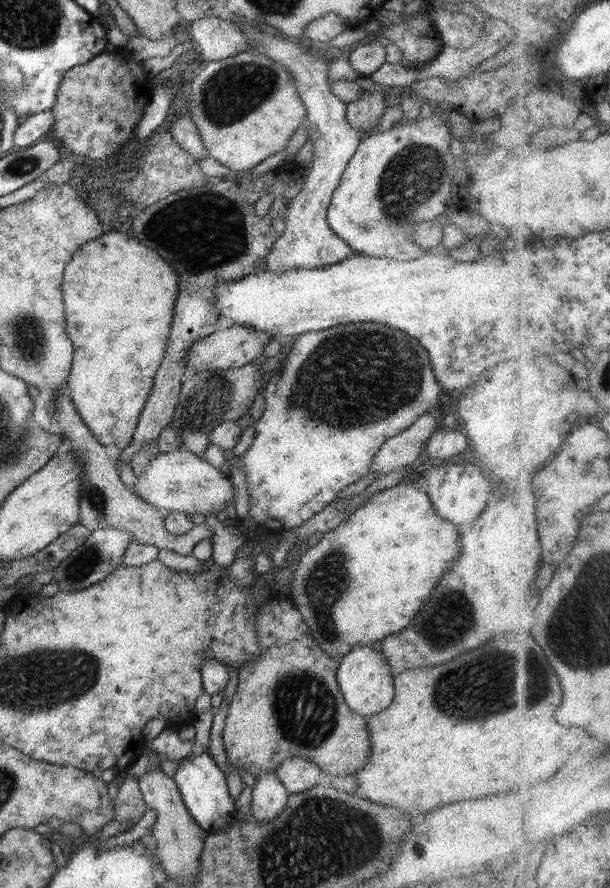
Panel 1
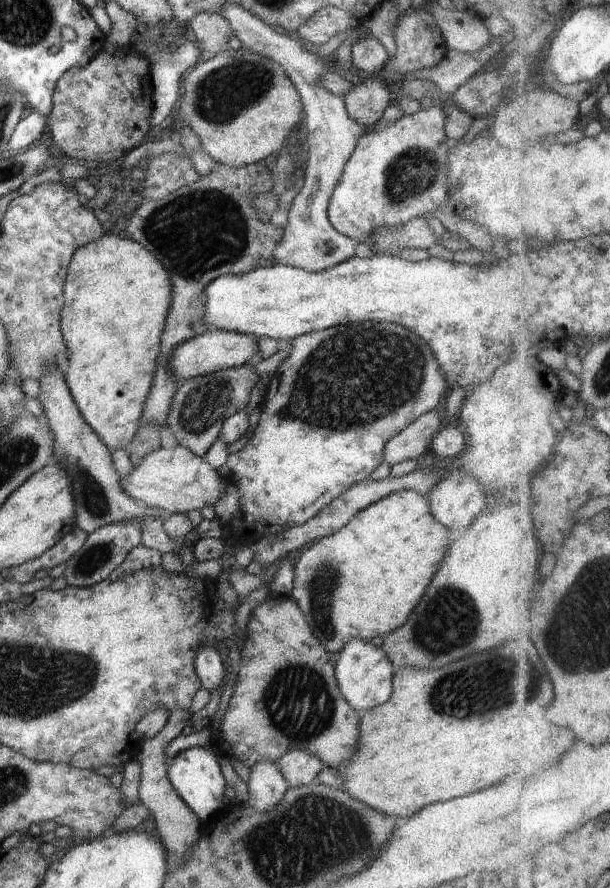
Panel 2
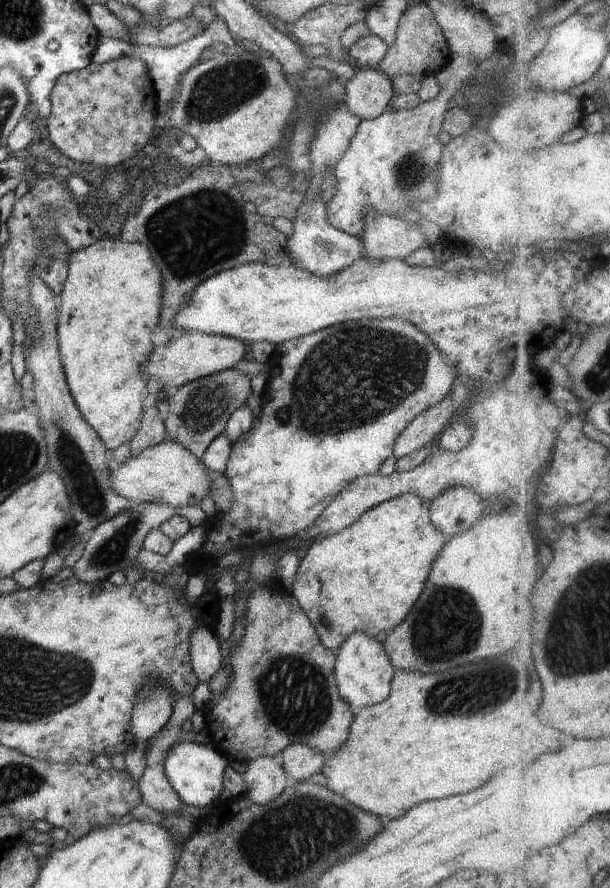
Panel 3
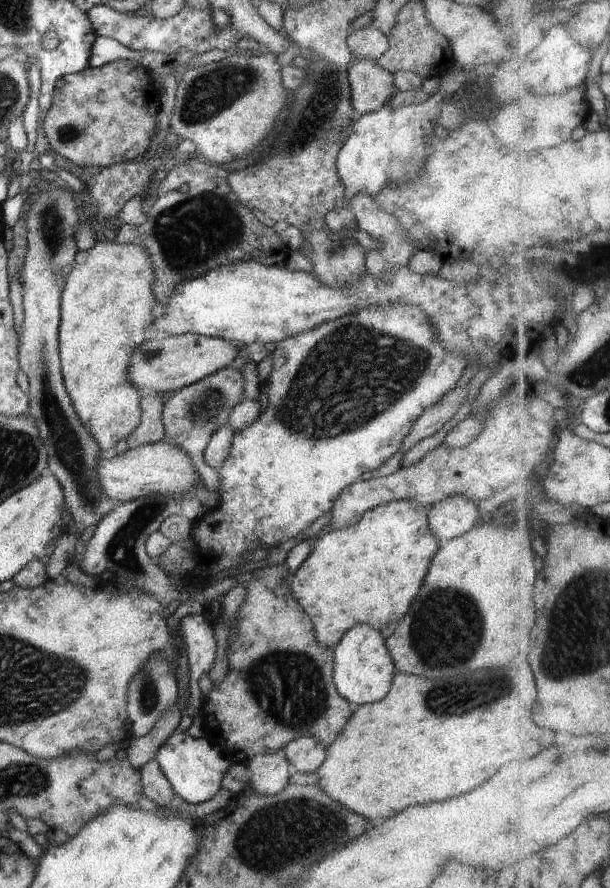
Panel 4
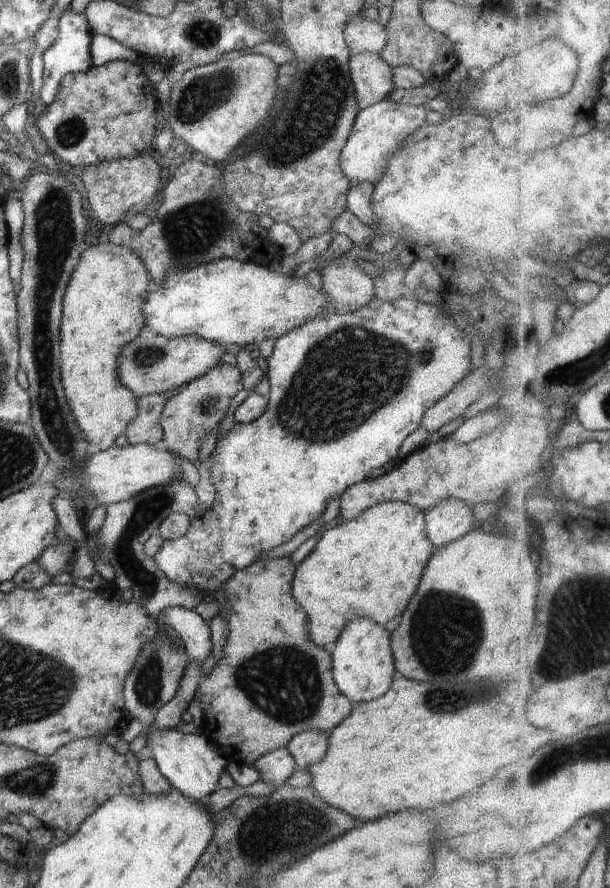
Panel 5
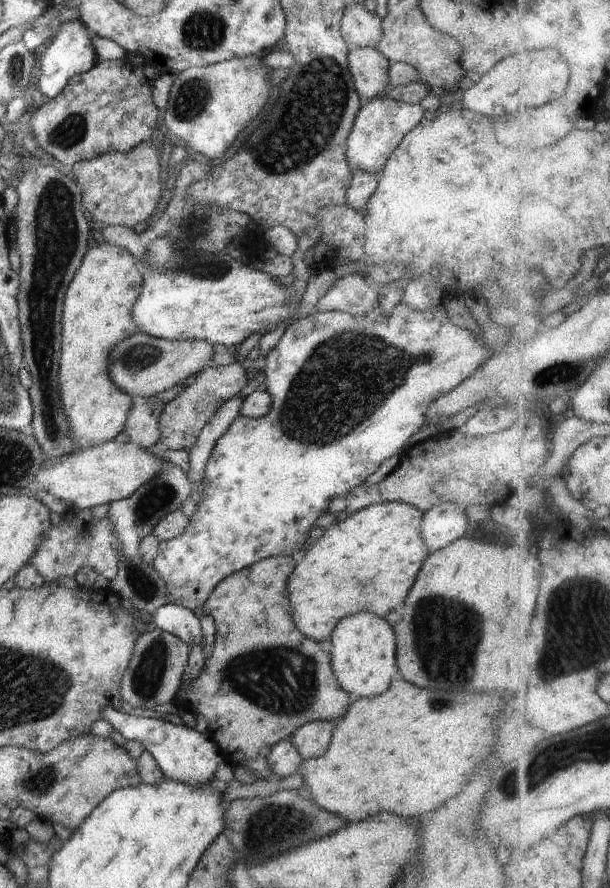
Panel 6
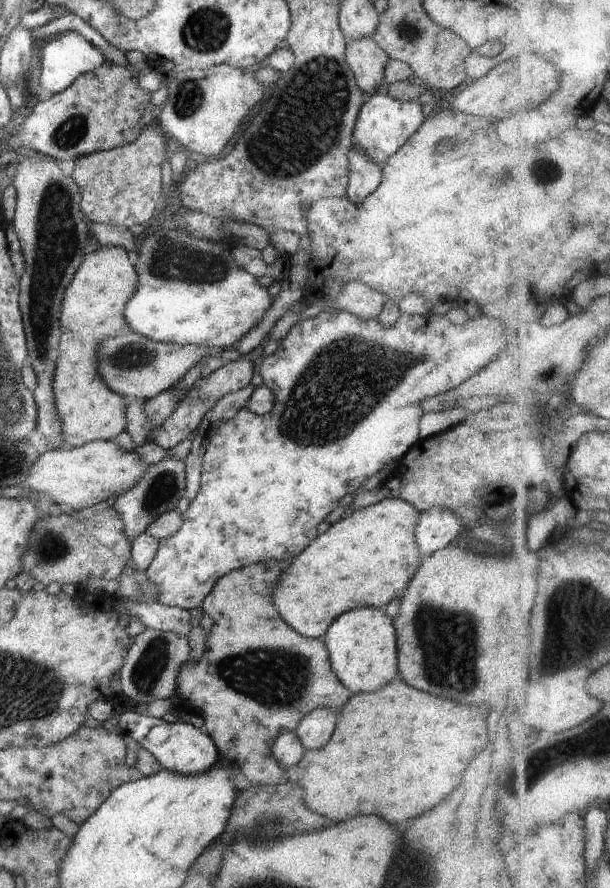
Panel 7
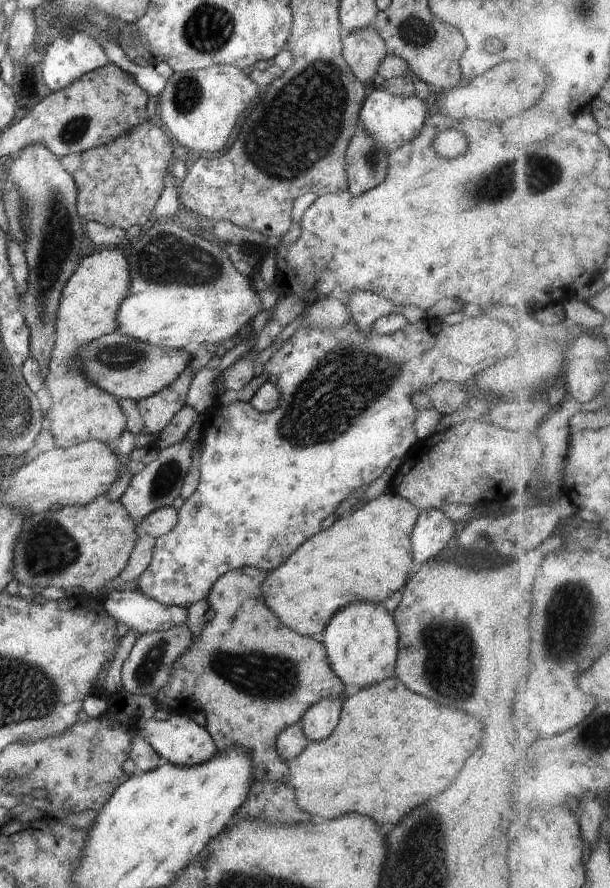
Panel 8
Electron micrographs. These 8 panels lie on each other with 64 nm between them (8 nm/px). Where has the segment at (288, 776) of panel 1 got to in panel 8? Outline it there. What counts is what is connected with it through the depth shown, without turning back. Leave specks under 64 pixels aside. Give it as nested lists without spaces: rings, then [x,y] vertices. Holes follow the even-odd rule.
[[[346,698],[322,699],[303,714],[300,720],[301,729],[309,743],[326,740],[330,732],[334,732],[344,700]]]

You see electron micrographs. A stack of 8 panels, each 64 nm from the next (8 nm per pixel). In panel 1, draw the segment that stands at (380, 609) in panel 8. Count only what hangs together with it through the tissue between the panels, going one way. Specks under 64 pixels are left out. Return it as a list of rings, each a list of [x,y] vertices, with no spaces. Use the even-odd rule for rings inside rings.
[[[358,646],[338,663],[336,678],[346,704],[354,712],[369,719],[390,706],[395,695],[394,673],[382,654],[375,652],[373,647]]]

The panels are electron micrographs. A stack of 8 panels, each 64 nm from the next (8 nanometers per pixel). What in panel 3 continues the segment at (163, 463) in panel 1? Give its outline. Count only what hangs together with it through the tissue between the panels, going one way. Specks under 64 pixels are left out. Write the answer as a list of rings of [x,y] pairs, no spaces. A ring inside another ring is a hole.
[[[177,442],[154,445],[150,448],[145,448],[138,456],[130,457],[128,462],[120,464],[117,470],[111,472],[111,487],[114,492],[120,496],[127,498],[131,503],[162,503],[171,506],[175,509],[181,509],[190,505],[200,506],[200,501],[206,496],[211,496],[211,478],[207,471],[207,466],[196,458],[187,448],[180,446]]]

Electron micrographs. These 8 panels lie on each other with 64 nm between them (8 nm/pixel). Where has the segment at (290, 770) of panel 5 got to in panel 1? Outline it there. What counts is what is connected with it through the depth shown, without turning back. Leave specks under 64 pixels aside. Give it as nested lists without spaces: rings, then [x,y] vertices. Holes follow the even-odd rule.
[[[274,773],[256,777],[251,802],[251,815],[259,823],[268,823],[280,816],[289,797],[289,792]]]

